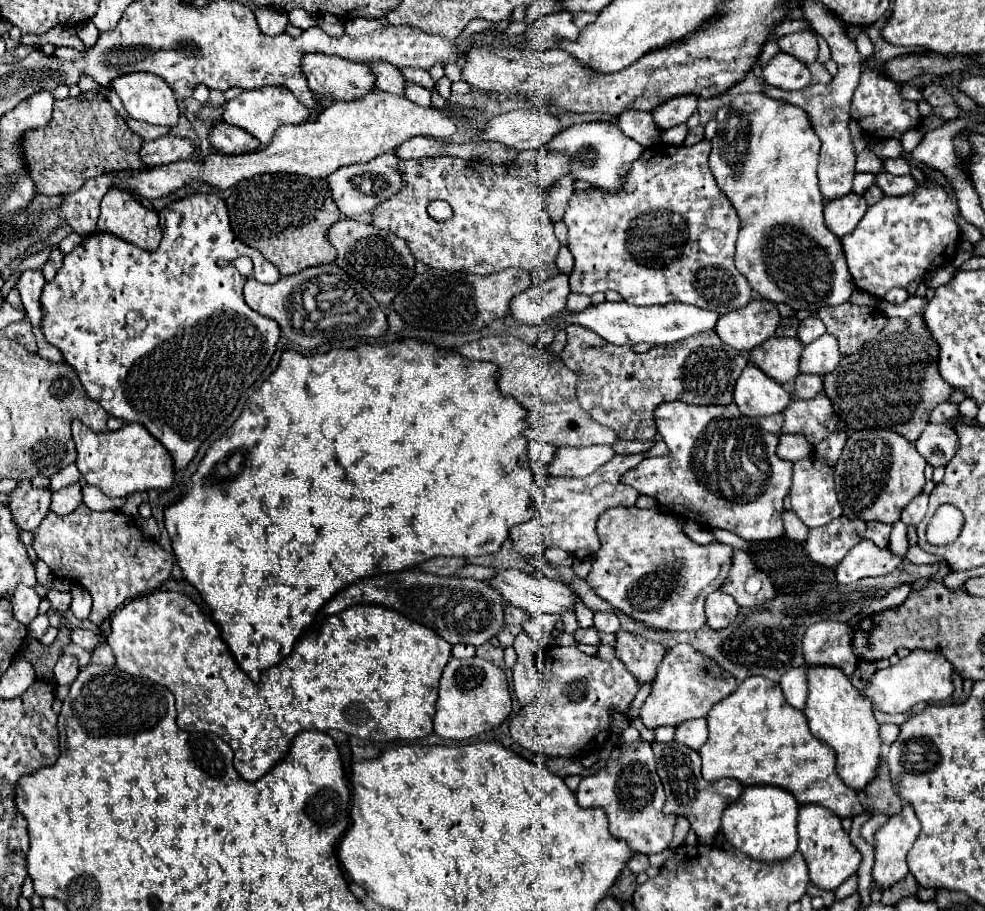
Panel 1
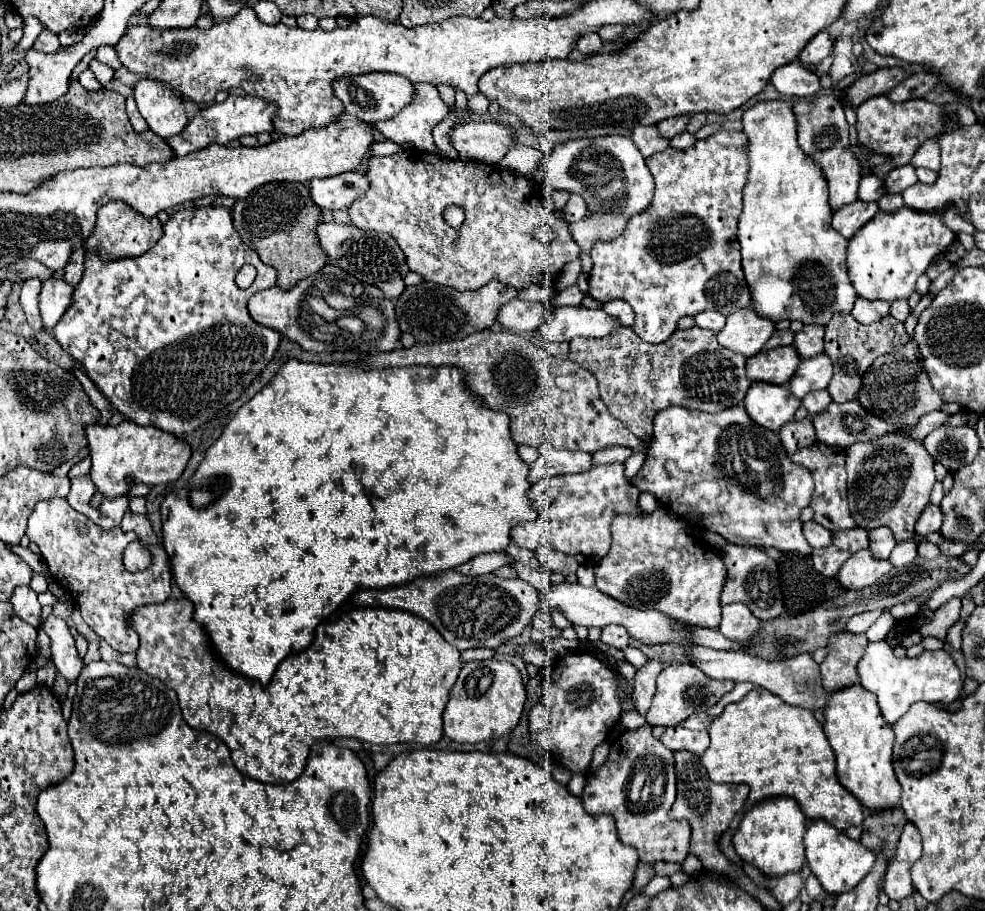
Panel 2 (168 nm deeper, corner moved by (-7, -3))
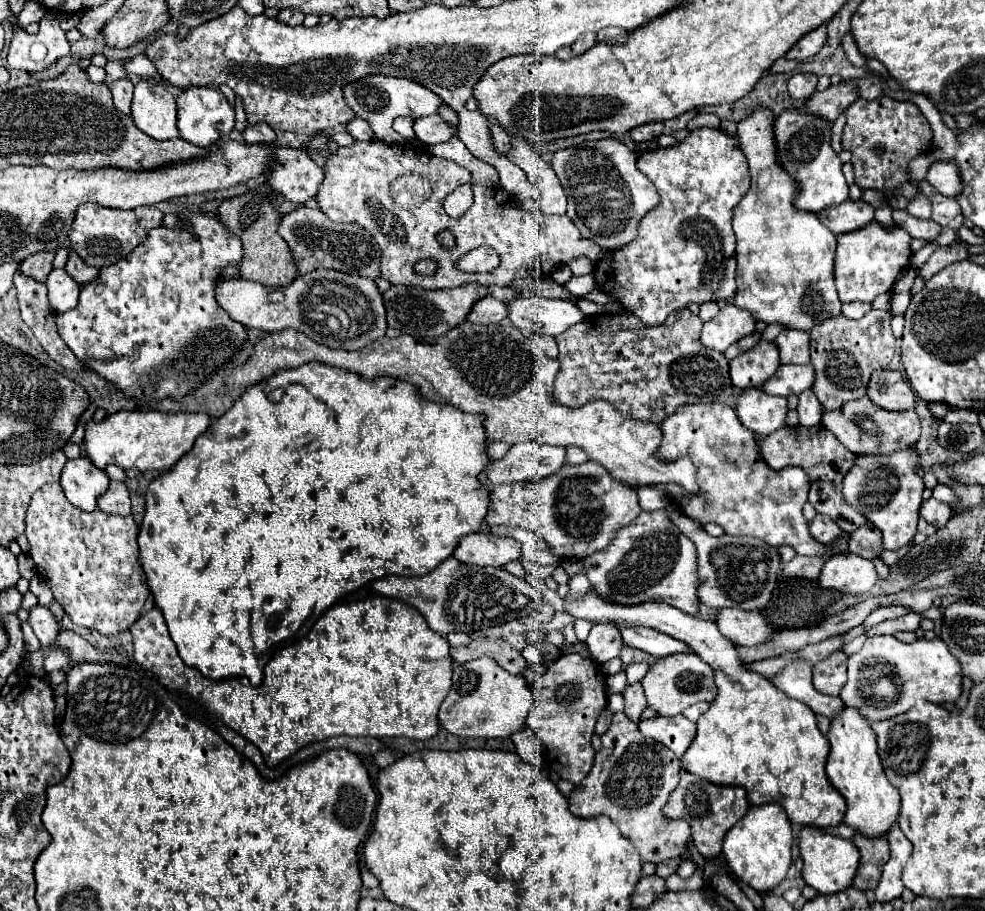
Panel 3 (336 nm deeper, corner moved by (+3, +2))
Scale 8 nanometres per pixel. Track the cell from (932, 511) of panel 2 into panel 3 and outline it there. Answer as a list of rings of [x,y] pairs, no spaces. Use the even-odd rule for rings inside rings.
[[[927,499],[921,505],[921,517],[925,517],[925,521],[929,521],[933,527],[941,529],[947,525],[947,521],[953,517],[953,509],[949,509],[947,503],[937,501],[937,499]]]

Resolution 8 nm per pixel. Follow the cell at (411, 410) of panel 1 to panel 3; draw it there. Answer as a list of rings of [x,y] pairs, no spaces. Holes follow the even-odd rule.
[[[311,361],[295,369],[281,369],[267,381],[249,387],[225,415],[215,419],[209,429],[197,437],[193,449],[183,455],[171,471],[149,483],[145,493],[145,517],[137,537],[139,563],[145,571],[155,607],[161,609],[181,659],[205,677],[229,679],[243,675],[251,685],[261,685],[269,657],[273,657],[277,649],[301,641],[313,627],[313,621],[349,591],[357,591],[365,583],[387,575],[427,575],[453,553],[463,535],[483,527],[489,509],[489,489],[479,483],[477,475],[491,461],[485,453],[485,439],[483,415],[465,413],[447,403],[425,401],[413,385],[391,377],[363,381],[345,369]]]

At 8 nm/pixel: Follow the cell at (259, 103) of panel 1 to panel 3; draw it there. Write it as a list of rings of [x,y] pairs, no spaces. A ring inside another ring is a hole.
[[[189,87],[181,91],[181,95],[177,97],[177,127],[181,139],[199,147],[209,147],[221,137],[227,137],[233,131],[233,125],[235,125],[233,107],[227,103],[219,89]]]

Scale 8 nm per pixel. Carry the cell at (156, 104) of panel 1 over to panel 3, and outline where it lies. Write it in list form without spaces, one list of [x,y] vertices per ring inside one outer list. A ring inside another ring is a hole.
[[[150,79],[134,85],[131,117],[137,127],[153,139],[177,139],[177,113],[175,99],[163,87]]]

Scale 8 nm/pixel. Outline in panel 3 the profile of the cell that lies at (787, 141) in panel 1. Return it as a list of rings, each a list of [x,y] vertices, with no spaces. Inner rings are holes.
[[[757,109],[747,119],[737,123],[739,145],[749,161],[751,171],[751,189],[741,199],[741,205],[735,207],[733,231],[737,235],[737,295],[735,305],[747,309],[755,321],[779,323],[787,329],[811,331],[817,321],[825,321],[841,313],[841,301],[833,283],[833,257],[835,257],[835,235],[821,225],[815,213],[805,213],[793,209],[793,199],[797,189],[795,181],[787,171],[777,163],[775,155],[775,137],[773,137],[773,119],[775,115],[769,109]]]

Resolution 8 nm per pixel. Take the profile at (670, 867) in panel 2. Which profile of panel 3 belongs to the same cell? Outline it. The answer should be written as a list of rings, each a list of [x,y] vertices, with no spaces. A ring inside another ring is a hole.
[[[679,857],[679,859],[673,859],[673,861],[665,861],[665,863],[659,863],[657,865],[657,875],[659,877],[669,877],[669,875],[673,875],[675,871],[677,871],[677,867],[679,867],[679,863],[683,861],[683,857]]]

